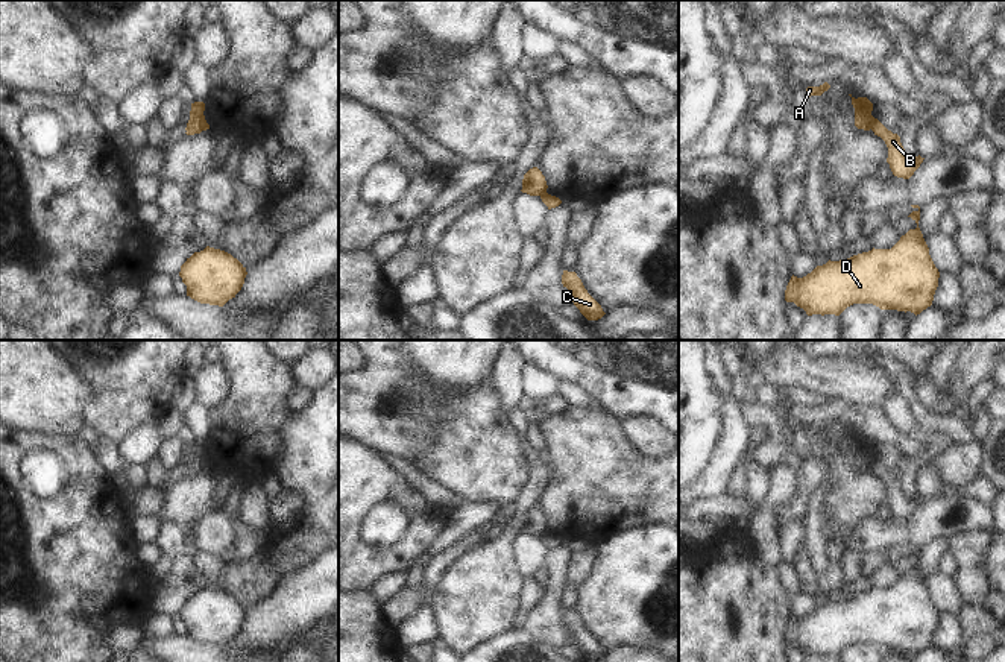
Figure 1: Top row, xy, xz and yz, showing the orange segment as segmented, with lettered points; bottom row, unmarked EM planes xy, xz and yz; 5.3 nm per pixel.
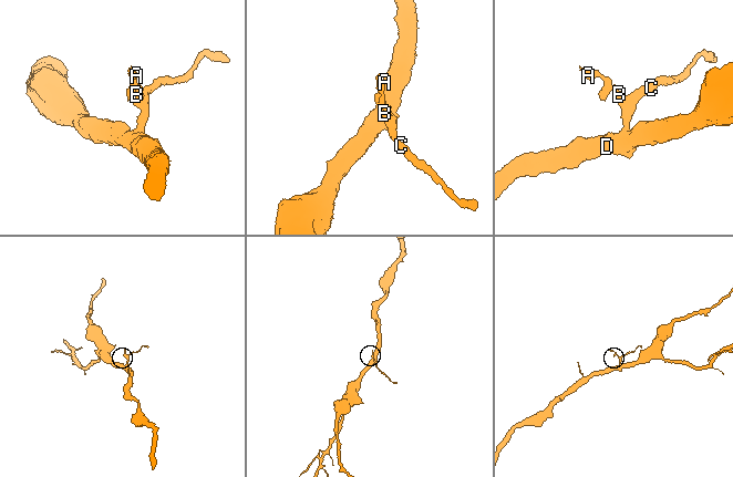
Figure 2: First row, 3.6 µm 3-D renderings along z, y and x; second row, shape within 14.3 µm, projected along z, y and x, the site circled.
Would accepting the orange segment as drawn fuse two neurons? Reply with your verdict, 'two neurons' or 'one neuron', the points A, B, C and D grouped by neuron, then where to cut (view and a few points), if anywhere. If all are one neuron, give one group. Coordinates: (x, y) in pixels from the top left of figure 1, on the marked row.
two neurons | A / B C D | yz (875, 119), (870, 128)

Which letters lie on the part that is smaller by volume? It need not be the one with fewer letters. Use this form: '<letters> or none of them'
A

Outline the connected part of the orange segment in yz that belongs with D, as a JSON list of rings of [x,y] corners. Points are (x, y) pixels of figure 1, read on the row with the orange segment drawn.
[[[911,206],[914,211],[908,217],[917,223],[917,228],[902,235],[891,249],[873,247],[847,260],[829,260],[803,278],[792,275],[785,290],[785,301],[794,302],[808,316],[840,316],[853,304],[873,304],[881,310],[911,311],[915,316],[931,307],[938,287],[940,272],[929,255],[929,247],[918,228],[920,206]]]

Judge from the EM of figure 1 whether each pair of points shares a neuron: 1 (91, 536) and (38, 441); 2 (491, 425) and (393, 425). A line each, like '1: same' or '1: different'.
1: same
2: same

